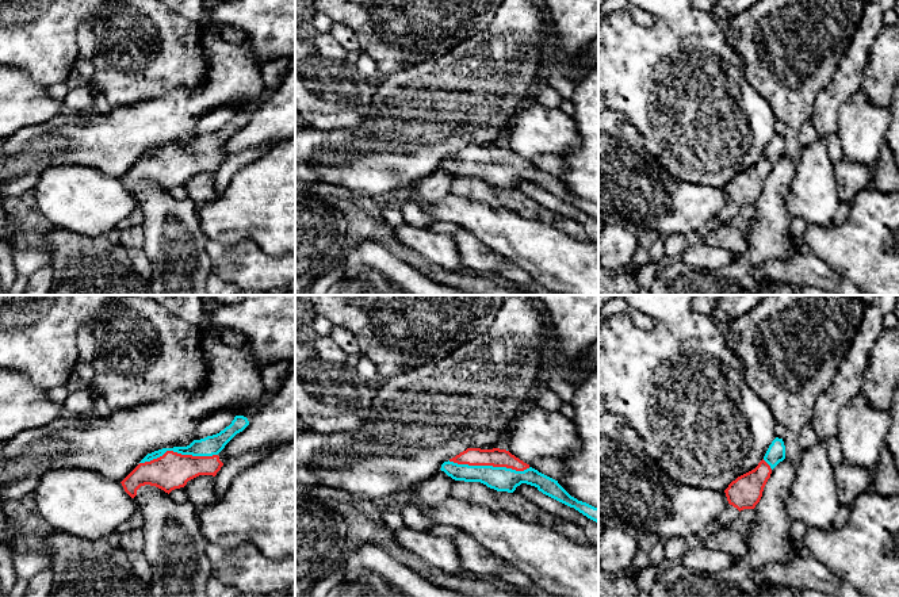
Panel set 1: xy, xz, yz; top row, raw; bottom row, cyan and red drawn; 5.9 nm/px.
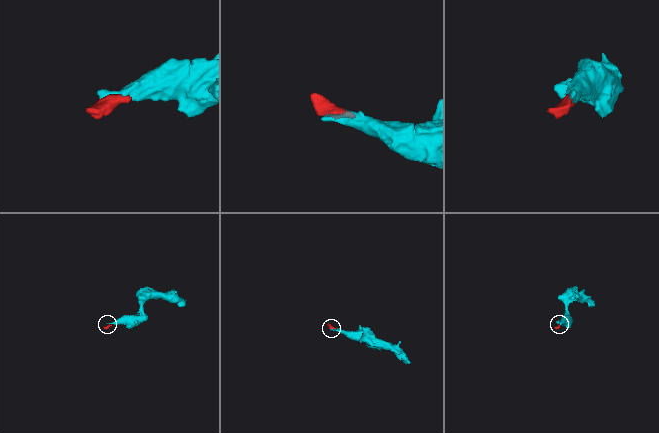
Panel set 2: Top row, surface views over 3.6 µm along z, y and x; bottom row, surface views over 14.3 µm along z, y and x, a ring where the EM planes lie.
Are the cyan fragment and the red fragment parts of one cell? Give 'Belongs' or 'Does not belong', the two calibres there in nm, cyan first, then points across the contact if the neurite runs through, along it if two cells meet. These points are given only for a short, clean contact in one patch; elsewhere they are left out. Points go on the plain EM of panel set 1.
Belongs. Thickness 140 nm (cyan) against 110 nm. Path across: xz (500, 175), (489, 163), (482, 163), (473, 153)

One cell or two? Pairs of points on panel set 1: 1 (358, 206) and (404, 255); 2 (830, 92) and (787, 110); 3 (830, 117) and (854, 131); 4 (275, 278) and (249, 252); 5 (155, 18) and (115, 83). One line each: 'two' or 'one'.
1: one
2: two
3: two
4: one
5: one

